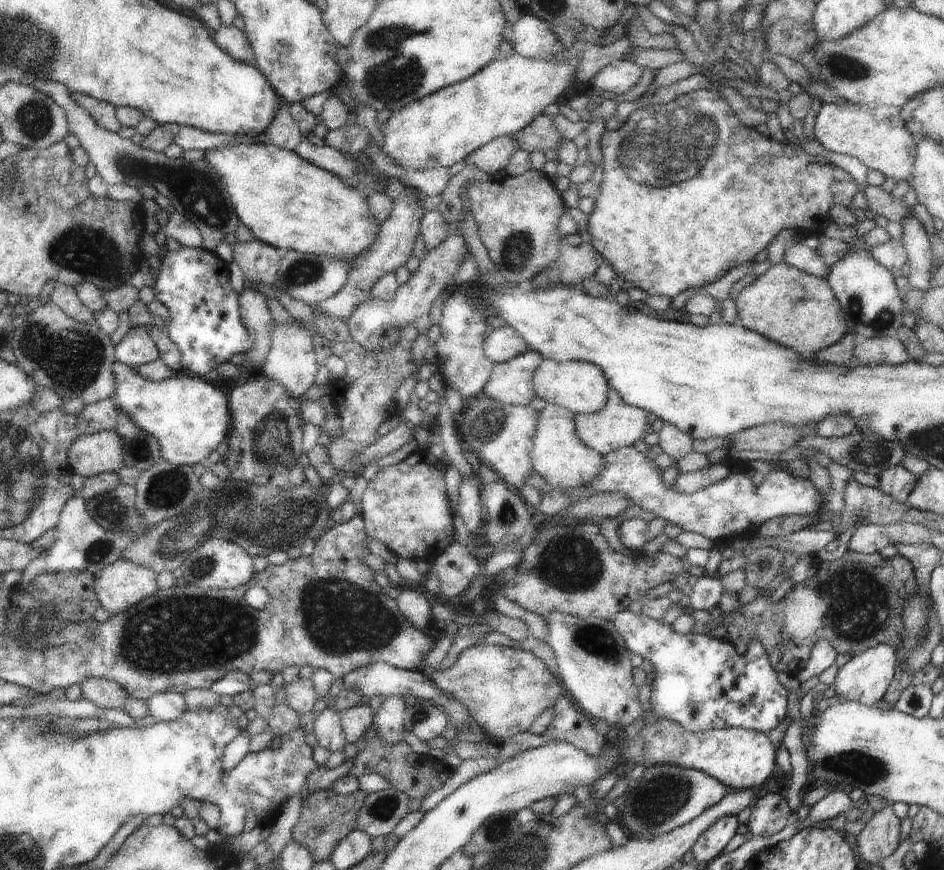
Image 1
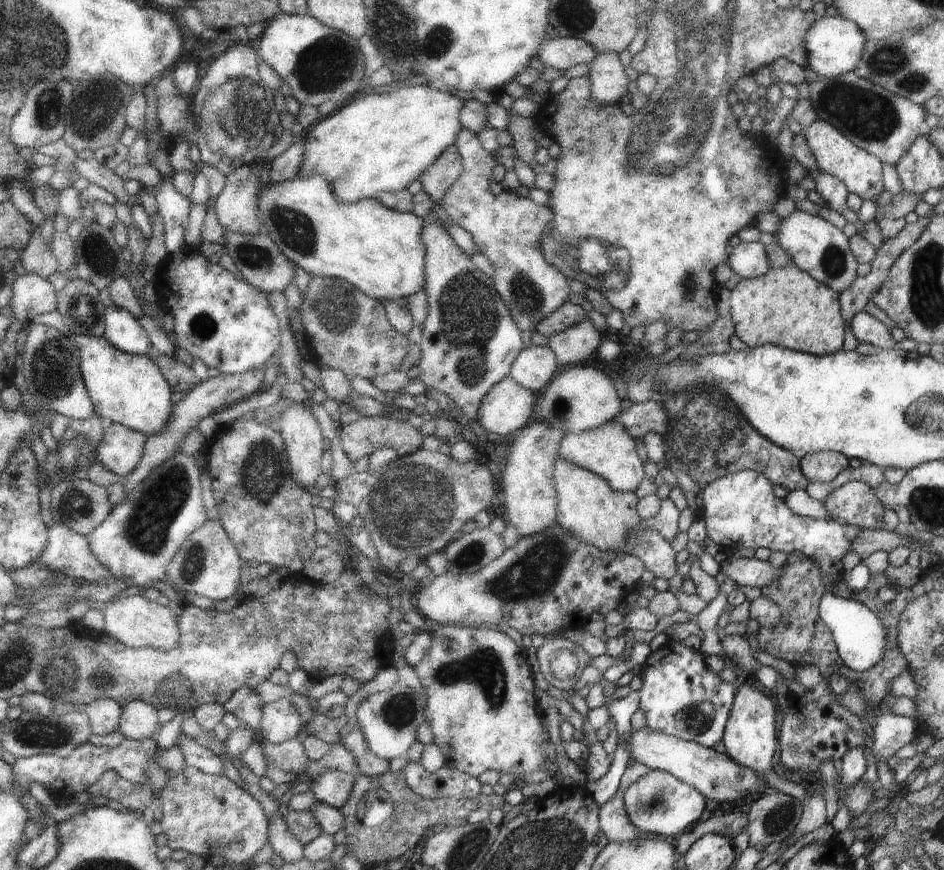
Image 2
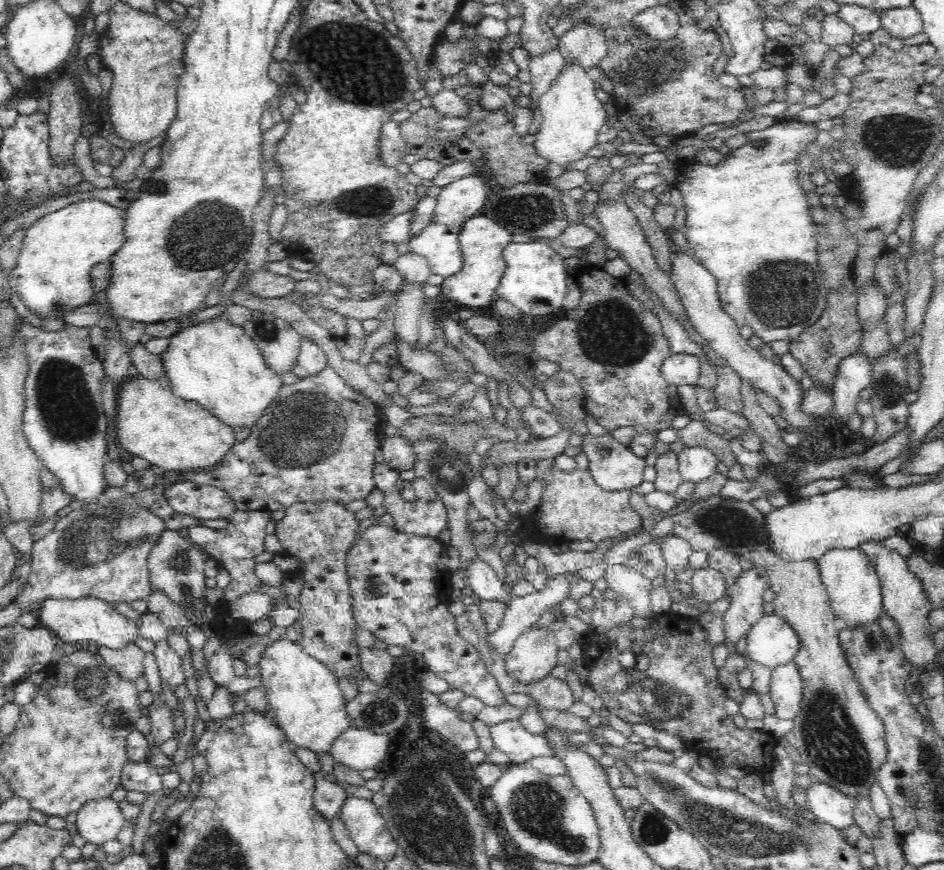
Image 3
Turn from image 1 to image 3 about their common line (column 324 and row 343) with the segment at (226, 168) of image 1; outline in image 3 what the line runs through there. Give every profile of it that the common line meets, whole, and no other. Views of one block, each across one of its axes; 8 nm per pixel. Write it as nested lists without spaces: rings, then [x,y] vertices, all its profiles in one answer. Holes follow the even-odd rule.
[[[220,316],[172,335],[161,359],[174,395],[198,403],[235,430],[252,428],[282,386],[280,376],[266,366],[262,352],[243,326],[228,323]]]

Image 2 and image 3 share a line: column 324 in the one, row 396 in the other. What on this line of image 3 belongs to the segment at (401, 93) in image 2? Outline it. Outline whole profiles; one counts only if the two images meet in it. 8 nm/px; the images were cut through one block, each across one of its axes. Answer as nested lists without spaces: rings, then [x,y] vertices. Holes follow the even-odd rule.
[[[142,375],[130,377],[119,386],[116,406],[117,443],[124,450],[144,458],[152,466],[156,465],[164,471],[210,470],[224,460],[226,453],[236,443],[234,428],[218,420],[198,403],[180,399],[174,395],[167,375],[162,375],[158,380],[144,378]]]

